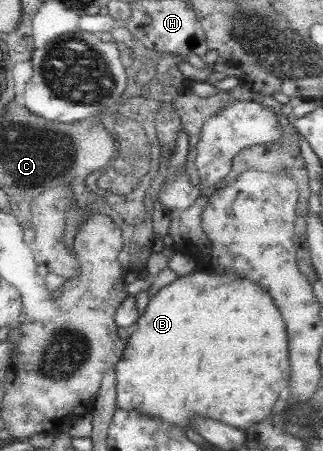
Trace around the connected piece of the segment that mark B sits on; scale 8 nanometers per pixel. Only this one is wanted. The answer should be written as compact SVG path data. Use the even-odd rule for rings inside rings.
M194 272L185 276L179 276L172 283L162 287L149 300L144 313L139 317L135 329L131 331L130 337L126 342L127 346L122 359L115 367L118 408L138 411L151 417L160 417L162 420L166 420L166 422L170 422L175 426L184 427L183 429L194 429L192 427L193 417L204 417L205 419L216 419L216 421L221 421L246 431L256 424L271 419L270 415L276 413L276 411L272 411L272 407L282 400L278 399L282 395L282 389L289 389L288 385L292 383L291 349L287 321L284 320L279 305L272 298L272 294L266 288L262 288L258 282L237 274Z

